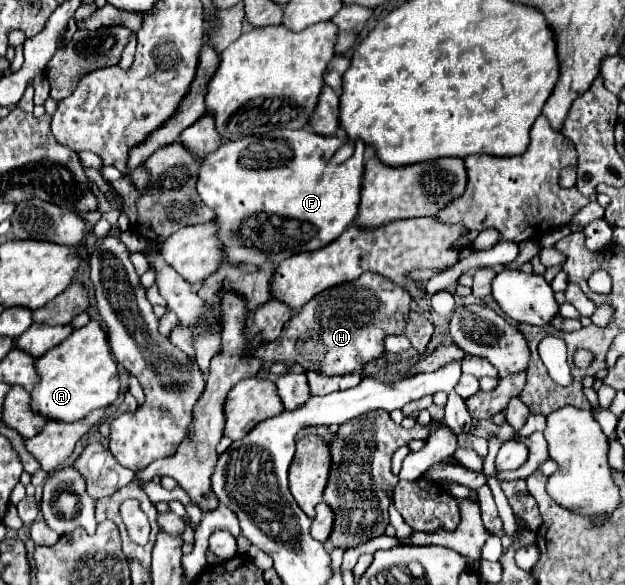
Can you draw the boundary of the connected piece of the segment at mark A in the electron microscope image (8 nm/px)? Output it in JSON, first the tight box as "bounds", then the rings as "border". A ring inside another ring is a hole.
{"bounds":[31,319,121,423],"border":[[[91,319],[85,327],[75,329],[65,341],[61,341],[61,345],[35,359],[35,367],[41,375],[41,381],[31,391],[31,407],[33,411],[47,415],[49,419],[71,423],[85,417],[93,409],[111,405],[119,397],[121,381],[117,363],[113,361],[107,333],[95,319]]]}

